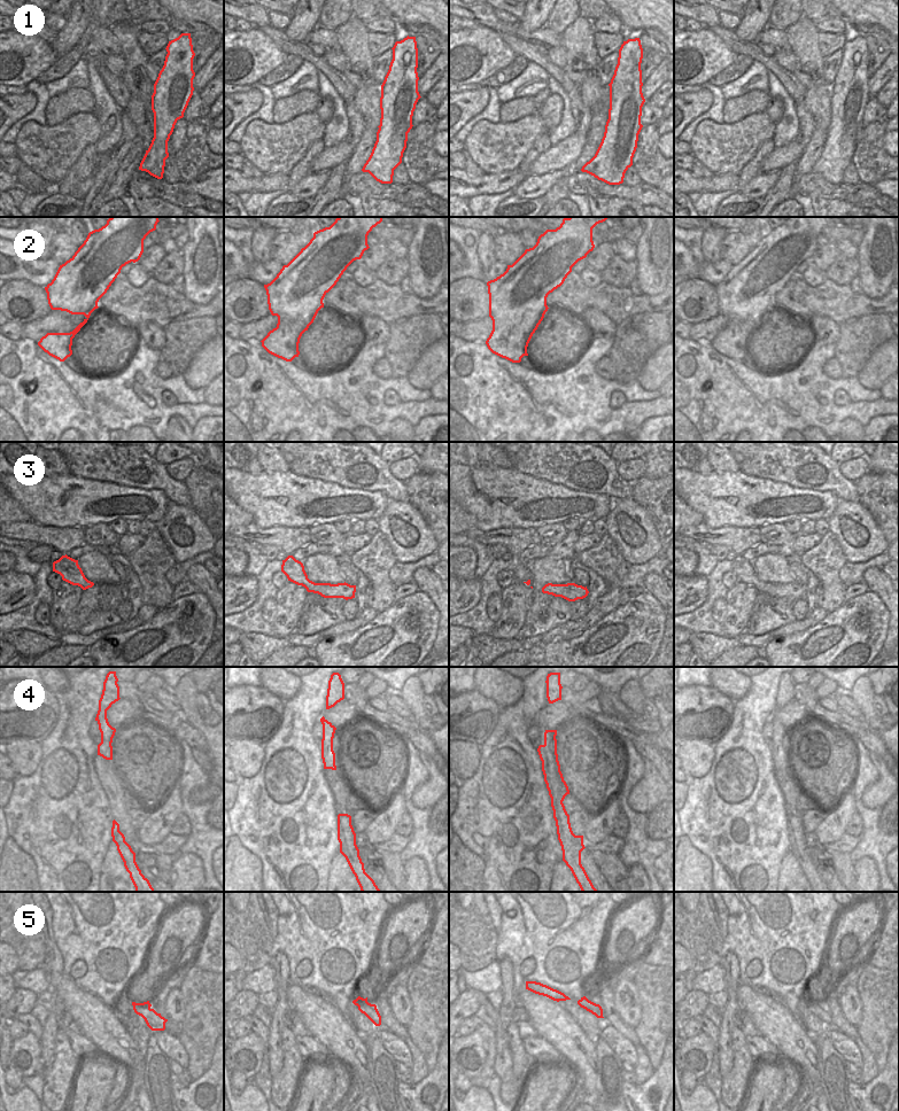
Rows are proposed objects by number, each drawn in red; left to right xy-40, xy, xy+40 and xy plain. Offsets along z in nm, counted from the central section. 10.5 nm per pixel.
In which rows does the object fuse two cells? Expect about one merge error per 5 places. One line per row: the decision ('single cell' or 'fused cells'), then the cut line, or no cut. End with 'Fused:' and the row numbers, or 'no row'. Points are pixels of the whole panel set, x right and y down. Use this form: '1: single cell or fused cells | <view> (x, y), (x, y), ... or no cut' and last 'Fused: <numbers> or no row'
1: single cell | no cut
2: single cell | no cut
3: single cell | no cut
4: single cell | no cut
5: single cell | no cut
Fused: no row

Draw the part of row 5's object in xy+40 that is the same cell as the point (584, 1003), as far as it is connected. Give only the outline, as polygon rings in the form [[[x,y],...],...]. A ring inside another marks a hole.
[[[586,996],[581,997],[578,1001],[578,1004],[581,1008],[586,1009],[587,1011],[591,1012],[592,1015],[595,1015],[597,1018],[604,1018],[602,1007],[599,1004],[589,1001]]]

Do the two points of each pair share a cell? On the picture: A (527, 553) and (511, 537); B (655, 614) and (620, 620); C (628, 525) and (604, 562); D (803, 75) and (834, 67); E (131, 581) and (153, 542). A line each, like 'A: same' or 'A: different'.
A: different
B: same
C: different
D: different
E: different

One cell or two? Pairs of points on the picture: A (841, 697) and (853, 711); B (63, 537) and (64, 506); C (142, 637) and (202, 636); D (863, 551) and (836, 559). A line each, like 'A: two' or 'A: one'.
A: one
B: two
C: one
D: two

